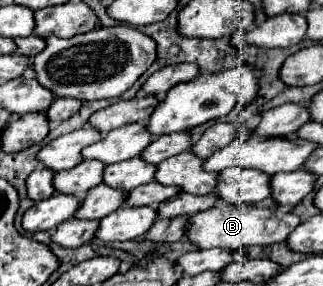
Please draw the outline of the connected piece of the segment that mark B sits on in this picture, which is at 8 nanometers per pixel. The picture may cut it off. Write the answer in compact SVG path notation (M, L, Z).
M265 198L263 202L257 202L257 204L239 204L239 206L231 206L229 202L219 202L213 208L189 218L187 238L197 248L217 246L217 248L243 250L257 244L267 246L275 242L285 242L299 224L301 224L299 216L295 212L283 212L273 198Z

